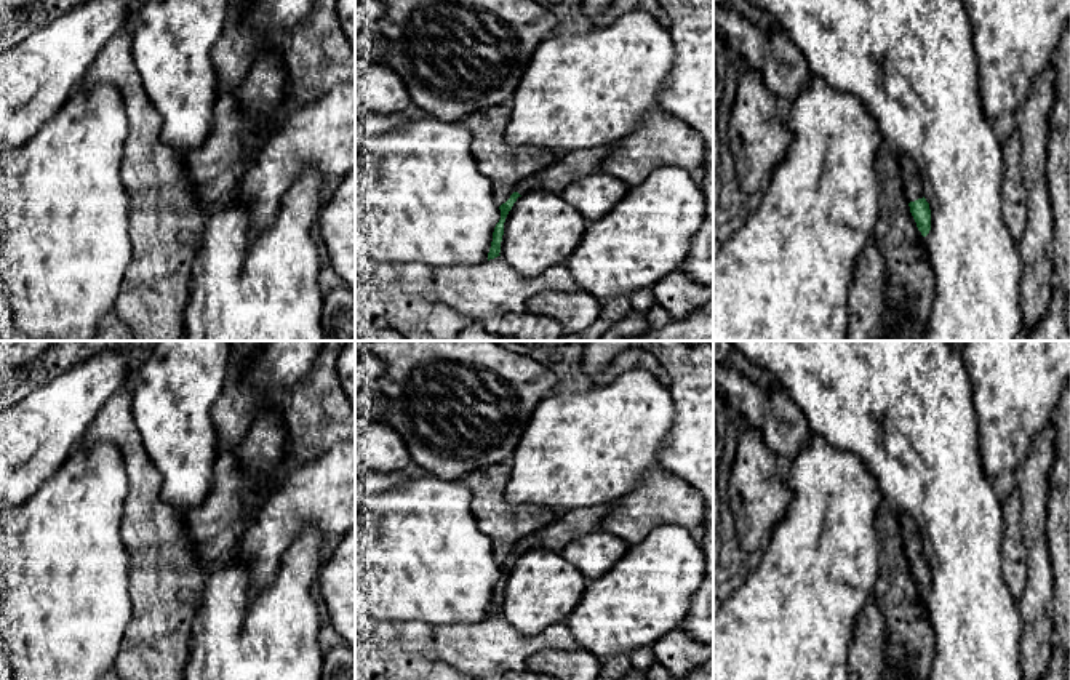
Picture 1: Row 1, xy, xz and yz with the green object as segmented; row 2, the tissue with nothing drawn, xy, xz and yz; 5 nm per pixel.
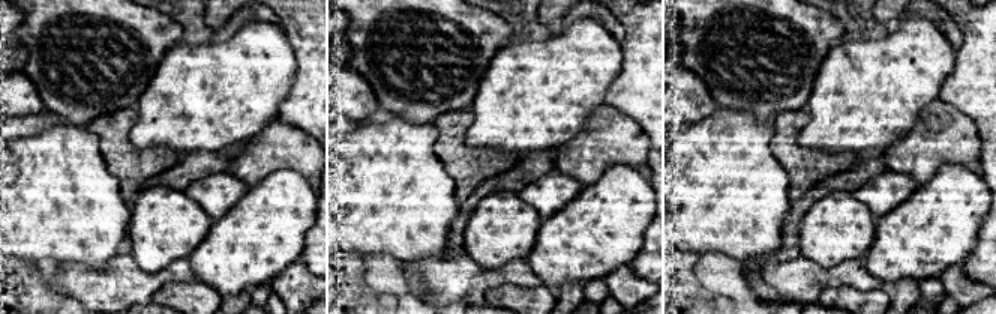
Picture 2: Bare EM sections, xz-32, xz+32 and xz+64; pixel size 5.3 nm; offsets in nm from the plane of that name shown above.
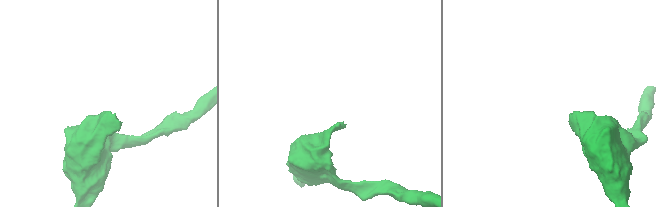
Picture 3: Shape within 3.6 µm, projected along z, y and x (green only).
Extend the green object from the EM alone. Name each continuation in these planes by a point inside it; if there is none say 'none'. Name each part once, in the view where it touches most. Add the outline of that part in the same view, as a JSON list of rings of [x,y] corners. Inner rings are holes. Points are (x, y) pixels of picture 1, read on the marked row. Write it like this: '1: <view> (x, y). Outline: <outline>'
1: yz (910, 175). Outline: [[[899,154],[900,173],[904,181],[904,194],[907,202],[915,202],[923,198],[923,179],[920,176],[920,170],[912,157],[905,154]]]

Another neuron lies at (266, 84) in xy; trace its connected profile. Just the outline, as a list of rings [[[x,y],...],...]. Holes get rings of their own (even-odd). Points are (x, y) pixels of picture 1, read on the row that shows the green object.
[[[278,46],[267,48],[250,66],[240,88],[230,96],[262,120],[270,118],[289,91],[288,69]]]

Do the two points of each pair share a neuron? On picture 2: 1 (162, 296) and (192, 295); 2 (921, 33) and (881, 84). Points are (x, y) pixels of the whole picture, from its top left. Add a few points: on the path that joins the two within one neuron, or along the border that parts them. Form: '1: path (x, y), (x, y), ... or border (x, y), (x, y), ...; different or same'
1: path (170, 296), (185, 296); same
2: path (915, 45), (915, 50), (893, 72); same

